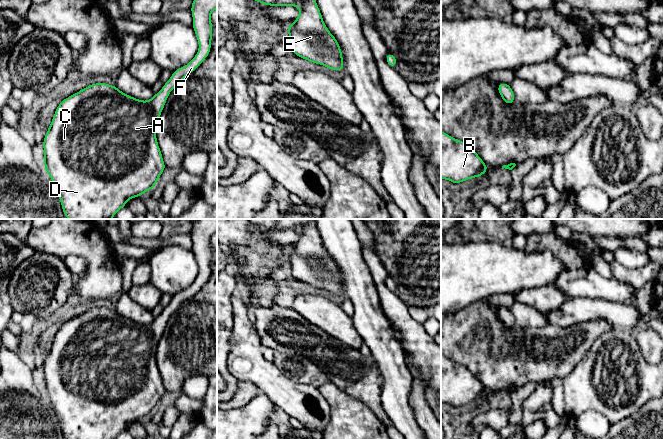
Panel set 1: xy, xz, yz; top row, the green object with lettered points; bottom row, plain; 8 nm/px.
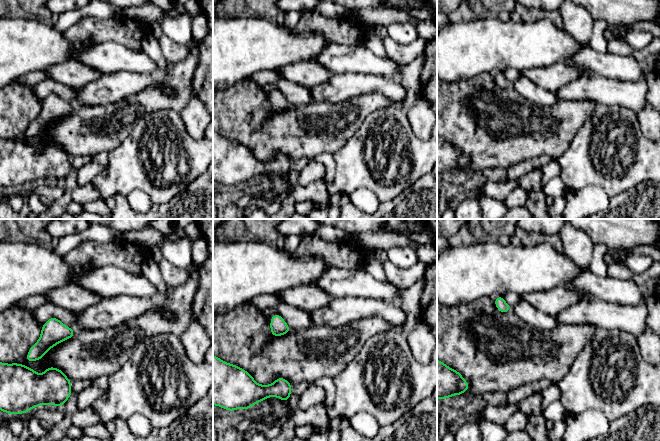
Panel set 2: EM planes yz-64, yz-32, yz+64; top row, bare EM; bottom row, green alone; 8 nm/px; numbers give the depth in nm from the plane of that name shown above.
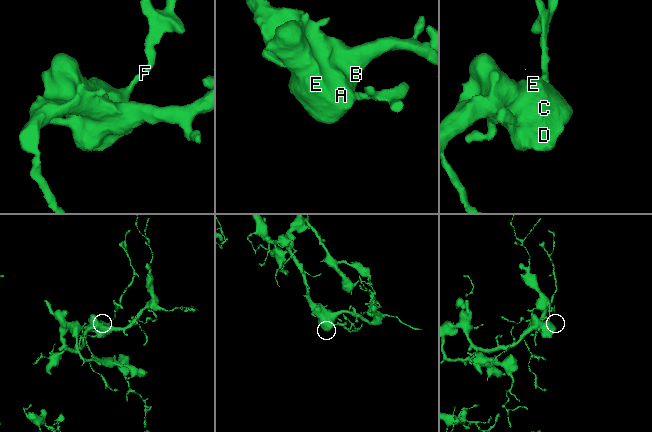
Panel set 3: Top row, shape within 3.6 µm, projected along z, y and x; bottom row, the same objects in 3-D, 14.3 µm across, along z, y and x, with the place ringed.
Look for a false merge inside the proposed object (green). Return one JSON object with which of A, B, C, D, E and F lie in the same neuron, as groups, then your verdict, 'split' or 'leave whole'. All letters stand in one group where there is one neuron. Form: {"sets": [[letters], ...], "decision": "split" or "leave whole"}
{"sets": [["A", "B", "C", "D", "E", "F"]], "decision": "leave whole"}

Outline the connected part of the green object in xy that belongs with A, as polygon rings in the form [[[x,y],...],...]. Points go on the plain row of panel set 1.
[[[197,219],[193,223],[190,235],[193,241],[192,252],[199,267],[198,276],[187,289],[172,296],[161,315],[154,318],[150,324],[136,323],[124,318],[115,309],[103,306],[81,313],[63,323],[57,330],[43,363],[43,374],[44,392],[57,415],[63,439],[115,439],[121,432],[126,431],[129,423],[140,421],[155,412],[160,399],[166,393],[156,361],[158,343],[170,316],[208,281],[214,251],[210,239],[214,233],[217,233],[217,219]]]

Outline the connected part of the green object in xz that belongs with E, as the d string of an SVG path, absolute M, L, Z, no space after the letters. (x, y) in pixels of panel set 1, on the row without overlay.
M248 219L256 226L268 230L295 230L300 233L300 239L292 248L288 248L292 277L315 288L323 289L333 295L345 295L342 274L337 263L326 251L314 219Z

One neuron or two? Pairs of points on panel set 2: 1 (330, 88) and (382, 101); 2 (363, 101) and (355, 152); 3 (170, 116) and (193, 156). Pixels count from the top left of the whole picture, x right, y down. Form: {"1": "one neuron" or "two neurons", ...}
{"1": "two neurons", "2": "two neurons", "3": "one neuron"}

